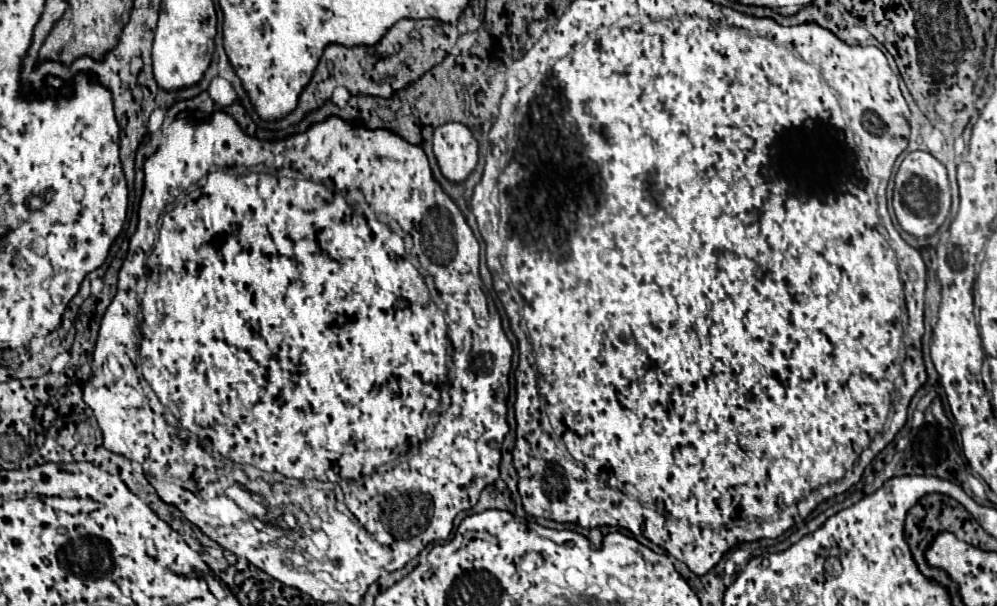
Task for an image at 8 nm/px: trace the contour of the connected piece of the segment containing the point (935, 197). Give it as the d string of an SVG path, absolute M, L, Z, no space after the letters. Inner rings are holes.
M910 152L902 160L894 178L892 206L902 230L916 238L932 236L944 224L950 212L950 182L946 168L928 152Z

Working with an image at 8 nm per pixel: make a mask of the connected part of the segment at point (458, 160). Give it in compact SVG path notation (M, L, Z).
M450 122L438 126L434 130L432 145L440 172L450 182L462 184L476 168L478 144L464 124Z

